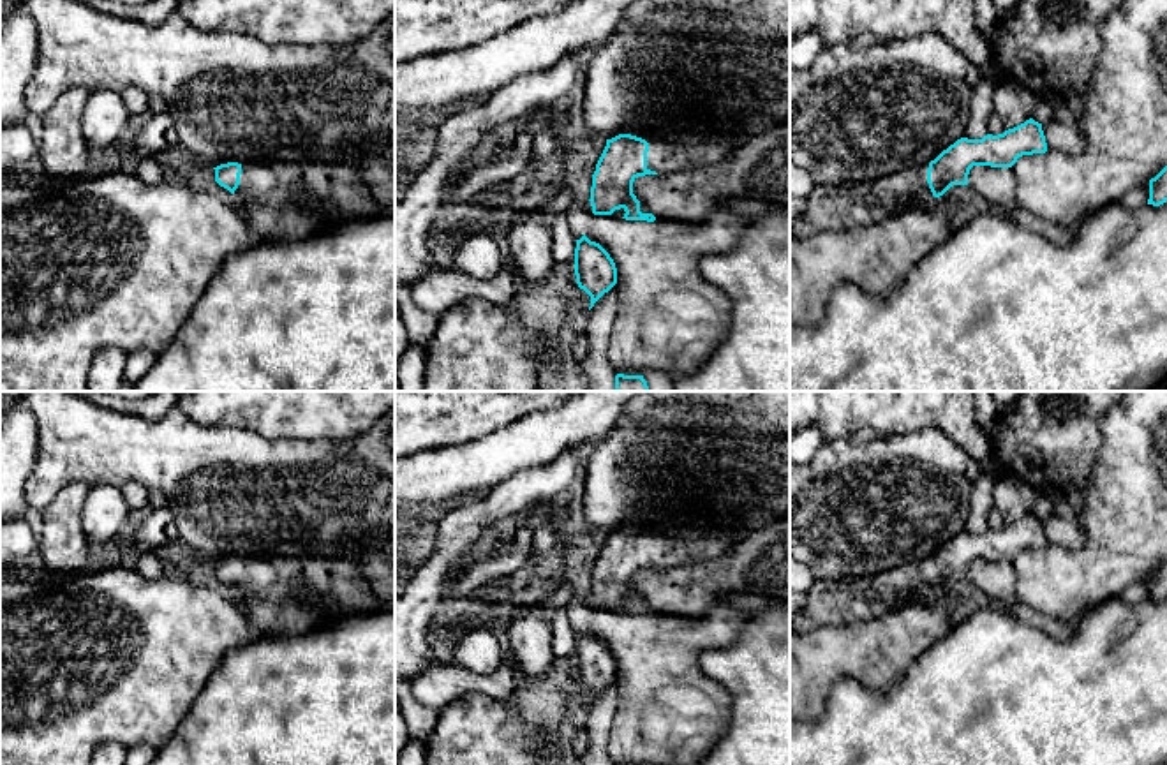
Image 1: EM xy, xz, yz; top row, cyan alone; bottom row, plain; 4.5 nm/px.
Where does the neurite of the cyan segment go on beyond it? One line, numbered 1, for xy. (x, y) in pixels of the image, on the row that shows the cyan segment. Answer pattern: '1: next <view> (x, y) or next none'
1: next xy (284, 201)

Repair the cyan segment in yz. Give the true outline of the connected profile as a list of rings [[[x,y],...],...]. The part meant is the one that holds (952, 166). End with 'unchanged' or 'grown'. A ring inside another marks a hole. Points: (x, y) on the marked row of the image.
[[[1029,118],[998,136],[961,137],[918,167],[848,185],[814,185],[807,196],[806,213],[790,224],[790,238],[867,227],[925,204],[952,185],[968,185],[973,166],[1012,167],[1022,155],[1045,152],[1042,123]]]; grown

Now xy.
[[[227,162],[215,169],[215,182],[238,201],[256,241],[303,241],[351,220],[384,215],[356,166],[328,162]]]; grown

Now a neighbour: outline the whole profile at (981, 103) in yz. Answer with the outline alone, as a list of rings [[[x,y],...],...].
[[[982,76],[975,86],[970,86],[970,120],[966,125],[964,137],[968,139],[982,139],[989,134],[987,118],[994,111],[992,109],[992,92],[996,83],[989,78]]]

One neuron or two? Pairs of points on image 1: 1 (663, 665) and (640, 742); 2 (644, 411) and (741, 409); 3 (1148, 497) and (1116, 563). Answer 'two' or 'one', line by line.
1: one
2: one
3: one

